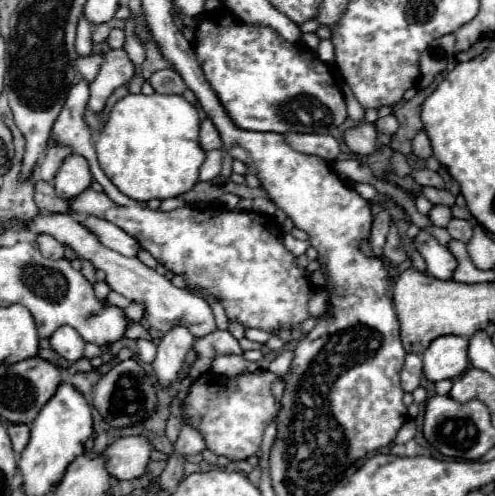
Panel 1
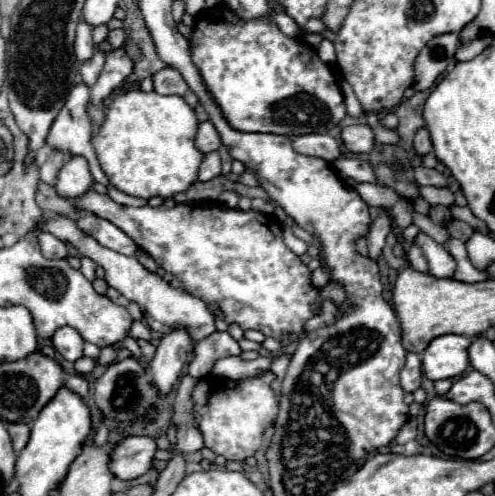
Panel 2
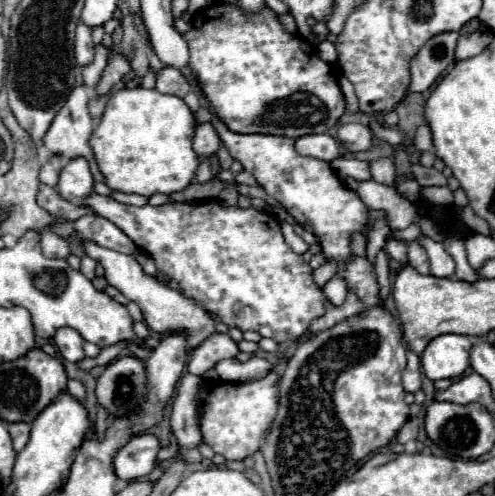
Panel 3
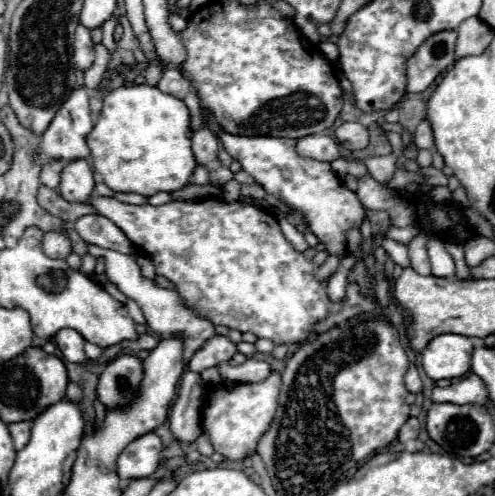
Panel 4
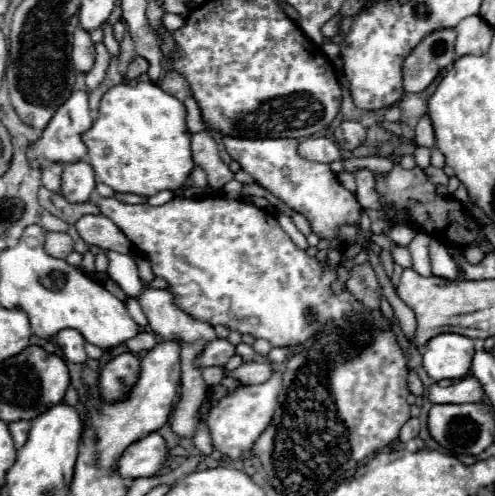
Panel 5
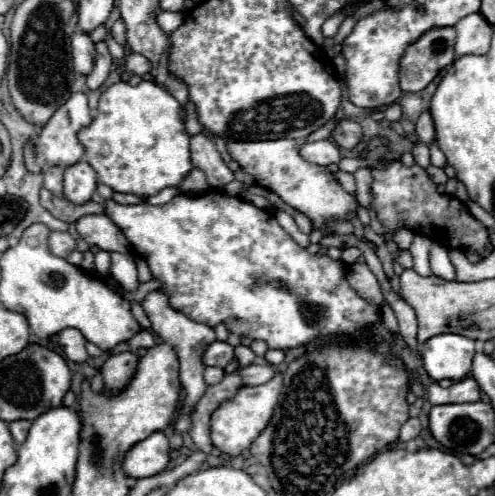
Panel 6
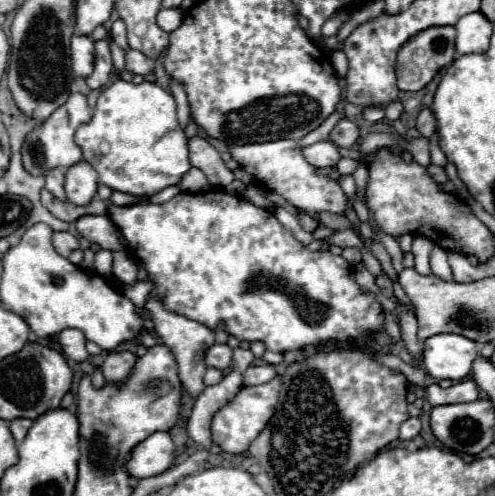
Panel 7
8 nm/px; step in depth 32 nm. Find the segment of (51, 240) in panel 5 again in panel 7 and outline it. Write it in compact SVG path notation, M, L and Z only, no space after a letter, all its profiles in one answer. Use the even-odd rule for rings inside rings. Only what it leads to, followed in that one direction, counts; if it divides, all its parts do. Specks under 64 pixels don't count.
M54 232L52 234L52 246L60 256L68 258L72 254L72 250L78 248L78 240L70 232Z

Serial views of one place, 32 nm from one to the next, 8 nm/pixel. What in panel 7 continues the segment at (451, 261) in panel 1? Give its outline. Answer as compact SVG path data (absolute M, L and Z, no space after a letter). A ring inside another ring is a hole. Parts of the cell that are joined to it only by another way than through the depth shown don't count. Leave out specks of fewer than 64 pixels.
M434 244L434 248L432 248L430 266L432 266L434 276L440 276L442 280L452 280L452 268L448 264L448 252L444 248L440 248L438 244Z

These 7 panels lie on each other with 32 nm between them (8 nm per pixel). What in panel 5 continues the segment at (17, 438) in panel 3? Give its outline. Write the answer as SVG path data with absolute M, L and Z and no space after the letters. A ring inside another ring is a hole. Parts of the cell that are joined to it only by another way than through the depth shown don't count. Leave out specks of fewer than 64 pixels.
M26 420L12 422L12 424L8 424L8 428L10 428L10 434L14 438L14 446L22 448L28 440L28 434L30 434L30 422L26 422Z

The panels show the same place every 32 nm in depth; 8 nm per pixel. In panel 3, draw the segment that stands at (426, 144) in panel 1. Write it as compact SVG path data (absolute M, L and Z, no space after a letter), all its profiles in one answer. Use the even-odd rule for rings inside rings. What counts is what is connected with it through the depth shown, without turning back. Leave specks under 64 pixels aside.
M426 124L416 130L414 146L416 146L418 152L428 152L428 150L432 150L432 134L430 134L430 128L428 128Z

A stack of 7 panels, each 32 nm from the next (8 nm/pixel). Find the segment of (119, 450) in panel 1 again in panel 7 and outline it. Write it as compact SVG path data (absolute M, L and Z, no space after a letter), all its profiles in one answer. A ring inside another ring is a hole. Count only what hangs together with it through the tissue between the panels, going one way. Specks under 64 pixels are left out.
M154 432L144 442L134 446L126 462L126 472L132 478L148 478L168 470L174 458L174 444L168 432Z

